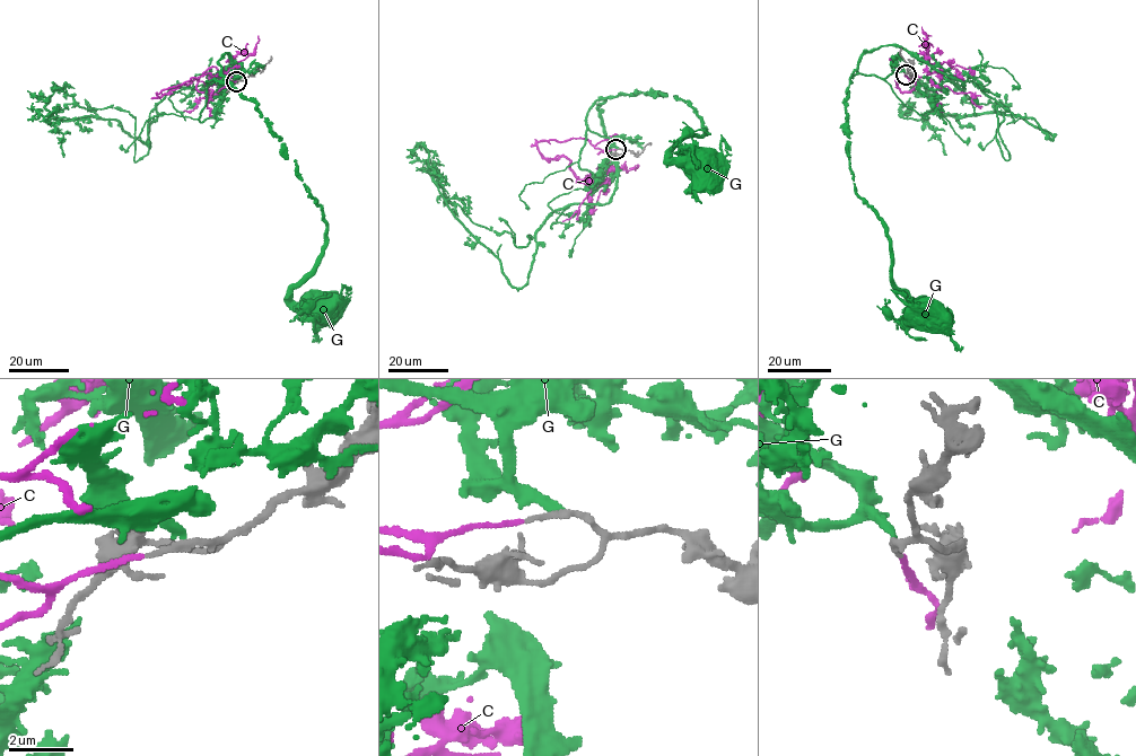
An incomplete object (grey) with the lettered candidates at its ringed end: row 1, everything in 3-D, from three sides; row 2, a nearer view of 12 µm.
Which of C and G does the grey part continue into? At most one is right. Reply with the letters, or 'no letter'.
C

